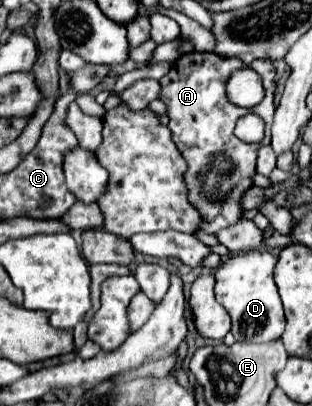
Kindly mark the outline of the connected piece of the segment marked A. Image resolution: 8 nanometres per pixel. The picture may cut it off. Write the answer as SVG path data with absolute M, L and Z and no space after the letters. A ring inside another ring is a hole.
M185 53L181 55L171 71L167 75L161 77L161 93L159 99L165 103L167 107L167 117L169 117L169 131L173 137L173 143L177 145L177 149L181 151L183 159L187 161L187 171L183 175L185 185L187 185L187 199L189 203L201 213L203 217L203 225L207 227L197 227L195 233L203 231L209 235L219 233L221 229L231 225L231 219L223 219L223 211L221 205L229 203L229 209L235 209L237 203L237 195L245 193L250 187L253 186L253 177L255 177L255 163L257 163L257 151L263 145L271 143L271 125L273 125L273 113L275 113L275 91L277 91L277 77L275 77L275 67L273 61L265 61L265 59L255 59L249 67L255 69L261 79L263 79L263 87L265 87L265 99L251 107L251 109L241 109L233 103L227 101L225 95L225 83L231 75L231 71L241 69L243 61L239 61L237 57L221 57L217 53ZM247 113L257 113L263 121L265 121L265 139L261 143L243 143L241 139L237 139L233 135L233 127L237 123L237 119L241 115ZM181 117L181 119L175 119ZM215 153L231 153L231 161L235 161L235 173L231 173L227 179L221 181L221 191L225 193L227 199L223 201L207 201L201 191L201 179L197 177L199 169L203 169L203 165L207 165L207 161L211 161L211 157Z

